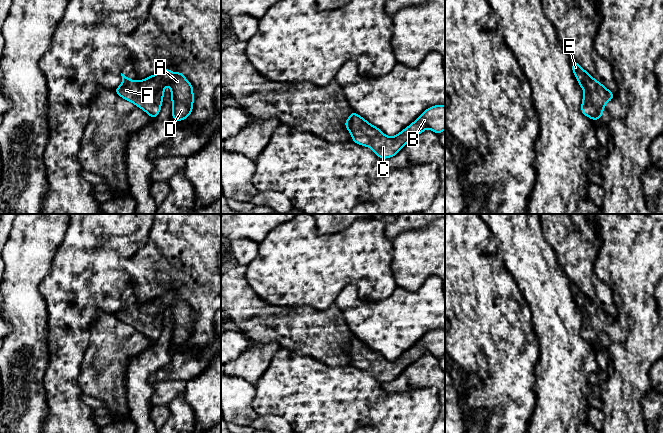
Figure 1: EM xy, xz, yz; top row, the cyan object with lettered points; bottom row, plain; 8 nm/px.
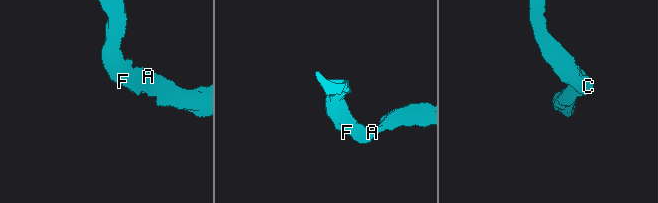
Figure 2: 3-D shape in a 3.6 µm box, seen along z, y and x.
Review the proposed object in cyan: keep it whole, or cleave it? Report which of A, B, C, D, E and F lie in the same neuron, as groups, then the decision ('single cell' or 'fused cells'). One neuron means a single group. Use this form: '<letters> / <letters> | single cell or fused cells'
A B C D E F | single cell

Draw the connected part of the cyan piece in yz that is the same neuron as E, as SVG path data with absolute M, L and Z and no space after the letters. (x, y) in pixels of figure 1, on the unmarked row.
M576 285L572 287L572 294L577 302L577 306L584 314L581 336L597 345L603 340L603 332L607 326L613 323L614 318L595 304Z

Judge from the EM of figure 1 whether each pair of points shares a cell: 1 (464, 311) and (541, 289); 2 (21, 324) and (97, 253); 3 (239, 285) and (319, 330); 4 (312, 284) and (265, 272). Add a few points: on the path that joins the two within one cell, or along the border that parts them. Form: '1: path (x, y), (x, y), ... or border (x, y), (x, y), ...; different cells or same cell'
1: border (511, 274), (529, 307), (531, 317); different cells
2: border (42, 279), (39, 293), (46, 306), (48, 325); different cells
3: path (256, 306), (273, 323), (288, 325), (298, 329); same cell
4: path (300, 272), (277, 272); same cell

